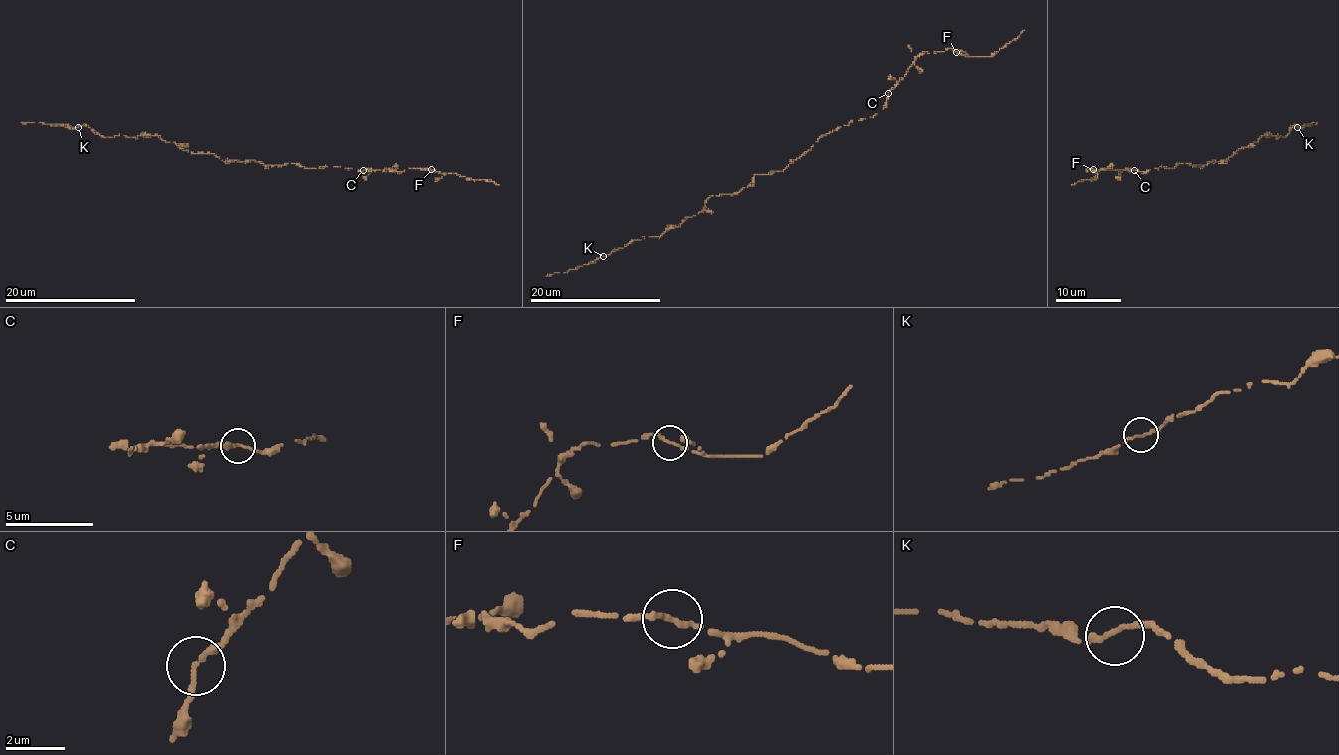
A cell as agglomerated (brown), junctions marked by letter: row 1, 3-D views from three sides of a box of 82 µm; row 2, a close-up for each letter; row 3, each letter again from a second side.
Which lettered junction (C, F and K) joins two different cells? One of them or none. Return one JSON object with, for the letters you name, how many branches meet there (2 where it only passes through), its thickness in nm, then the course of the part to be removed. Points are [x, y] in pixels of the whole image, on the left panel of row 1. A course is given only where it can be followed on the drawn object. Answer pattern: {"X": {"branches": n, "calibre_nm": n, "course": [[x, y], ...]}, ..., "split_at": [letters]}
{"split_at": []}

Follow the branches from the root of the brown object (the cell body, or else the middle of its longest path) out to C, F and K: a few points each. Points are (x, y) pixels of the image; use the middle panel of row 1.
C: (792, 163), (805, 155), (821, 137), (852, 120), (873, 117), (883, 109), (888, 93)
F: (792, 163), (821, 137), (852, 120), (873, 117), (883, 109), (888, 93), (918, 57), (949, 48), (955, 52)
K: (792, 163), (782, 171), (756, 174), (738, 192), (711, 196), (698, 214), (659, 237), (631, 240), (603, 256)

